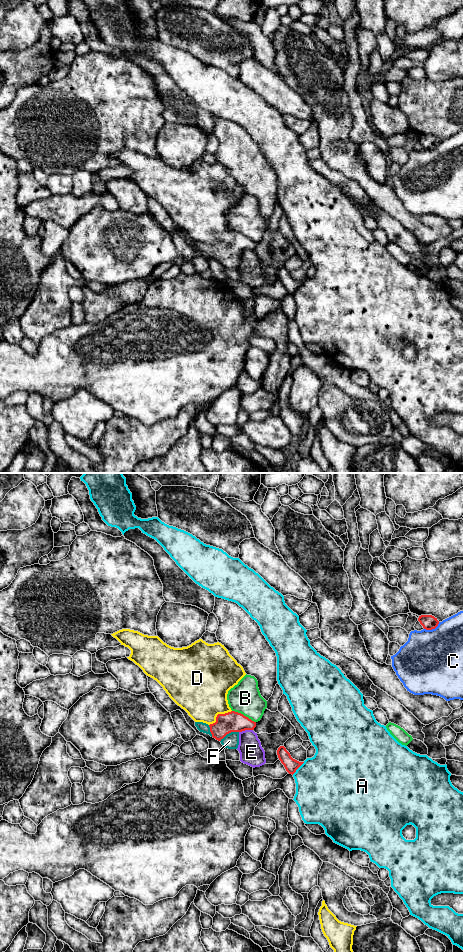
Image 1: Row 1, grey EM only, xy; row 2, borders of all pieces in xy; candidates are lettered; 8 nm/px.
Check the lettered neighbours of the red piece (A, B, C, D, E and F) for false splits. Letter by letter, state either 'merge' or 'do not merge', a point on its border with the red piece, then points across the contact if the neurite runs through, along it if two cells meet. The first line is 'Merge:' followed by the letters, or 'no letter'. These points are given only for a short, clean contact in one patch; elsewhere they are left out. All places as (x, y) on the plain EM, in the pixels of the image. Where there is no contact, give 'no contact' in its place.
Merge: F
A: do not merge | xy (298, 287)
B: do not merge | xy (243, 235)
C: do not merge | xy (432, 148)
D: do not merge | xy (218, 234)
E: do not merge | xy (245, 249)
F: merge | xy (229, 252) | across xy (232, 241), (229, 245), (229, 252), (229, 259), (231, 261)

